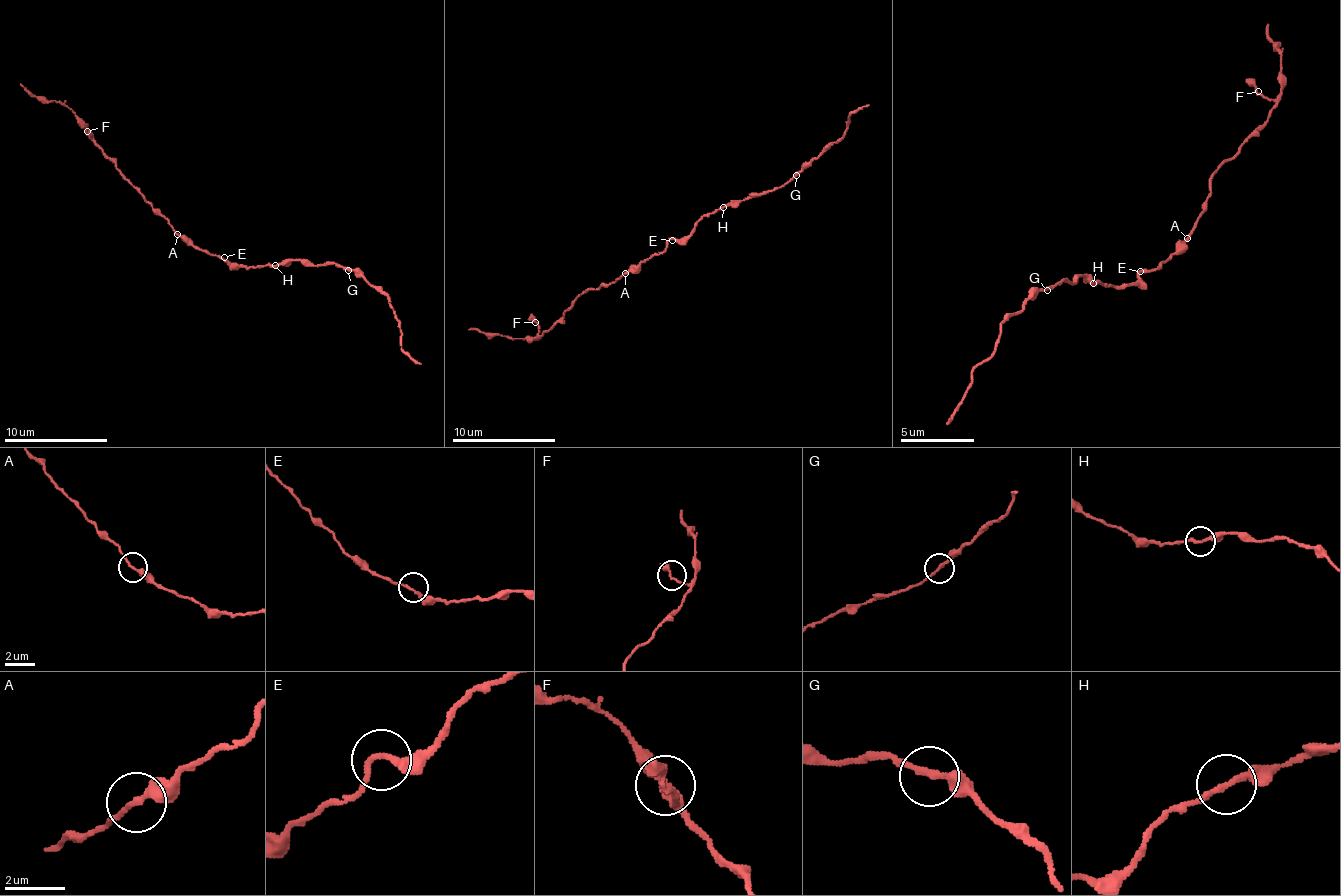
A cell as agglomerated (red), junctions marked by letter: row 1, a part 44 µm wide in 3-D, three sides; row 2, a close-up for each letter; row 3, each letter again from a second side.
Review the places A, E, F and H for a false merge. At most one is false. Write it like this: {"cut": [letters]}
{"cut": []}

